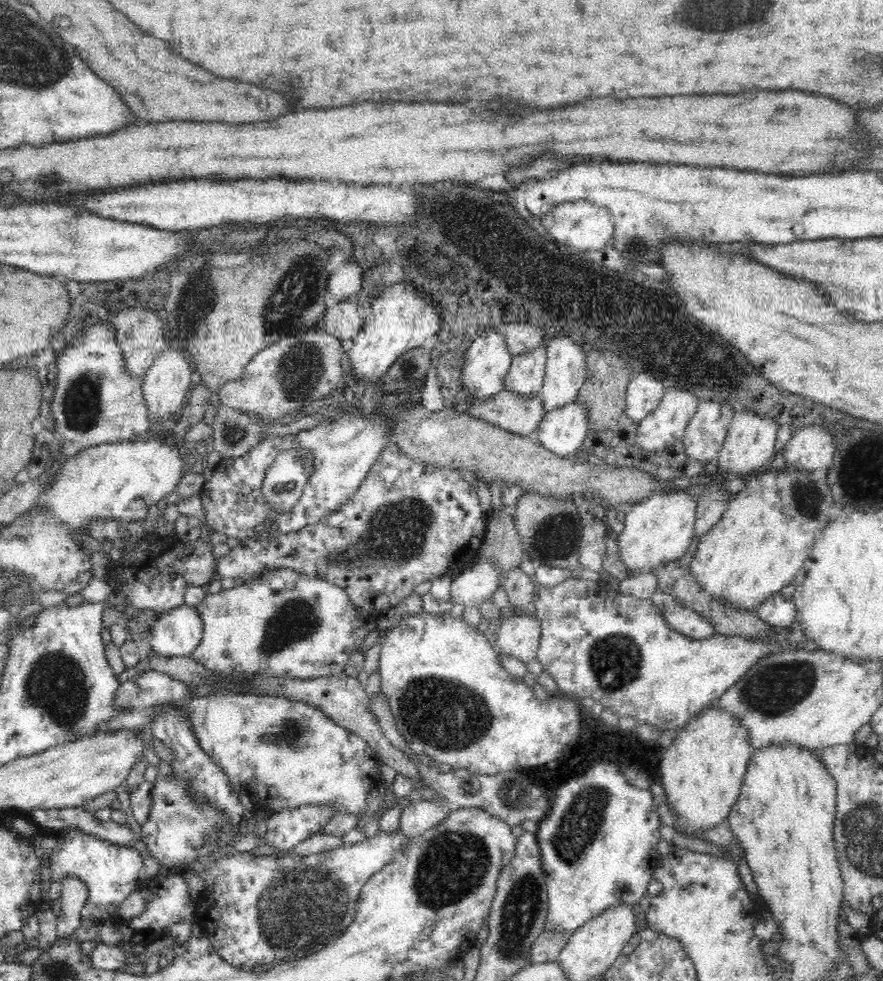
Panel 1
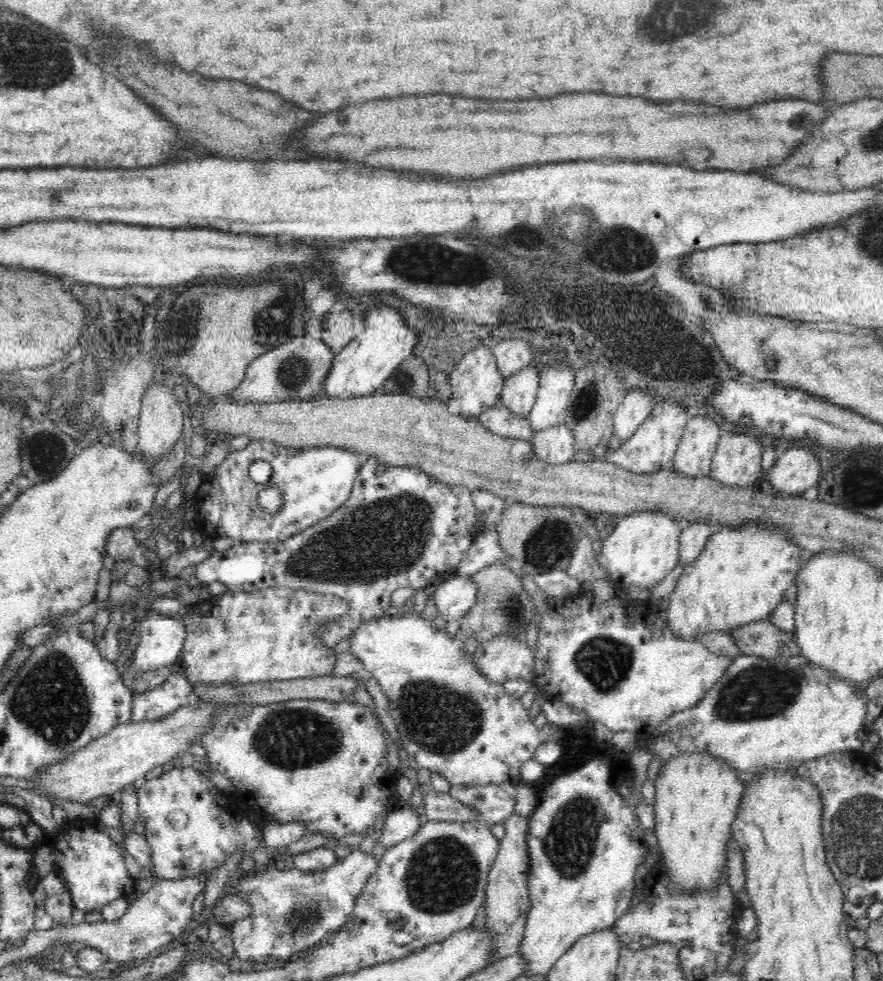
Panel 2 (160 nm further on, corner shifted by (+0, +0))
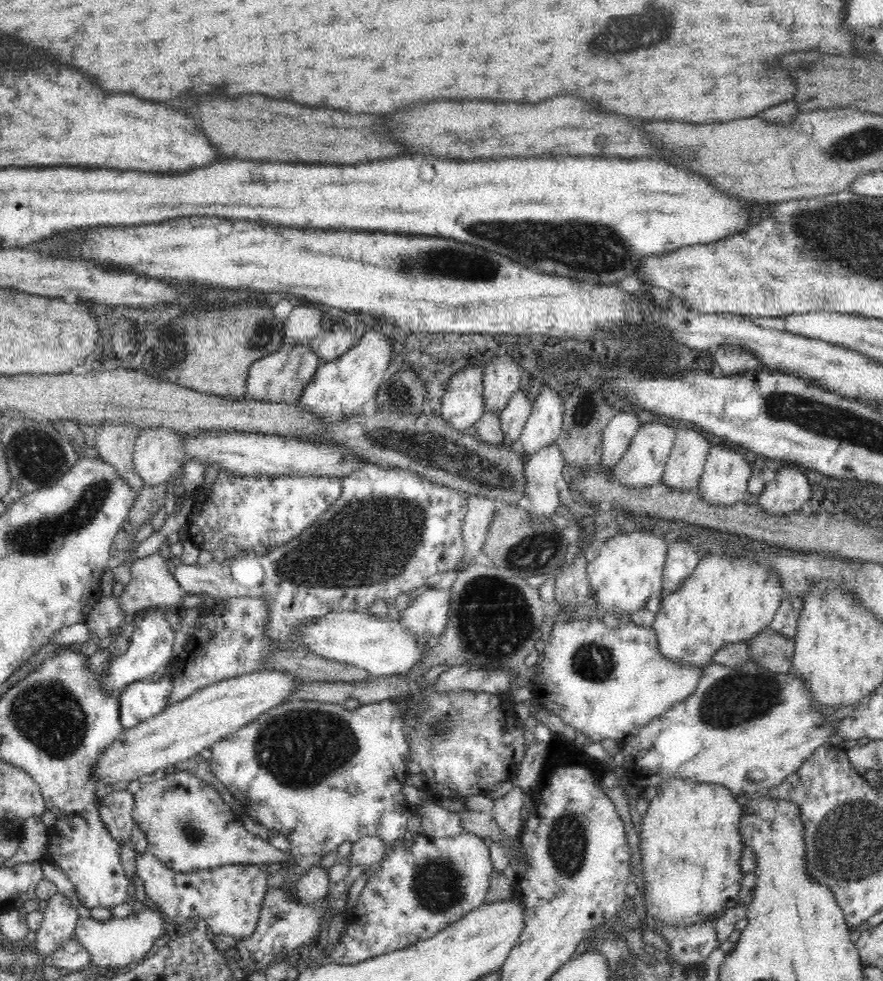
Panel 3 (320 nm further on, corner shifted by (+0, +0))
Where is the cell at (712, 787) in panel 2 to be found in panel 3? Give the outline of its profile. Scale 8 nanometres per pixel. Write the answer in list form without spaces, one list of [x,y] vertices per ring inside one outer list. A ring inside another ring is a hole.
[[[675,775],[666,778],[657,791],[658,795],[649,802],[639,832],[646,914],[654,921],[678,926],[719,918],[738,904],[742,890],[744,874],[739,869],[739,858],[744,847],[740,834],[743,806],[726,786],[714,782],[695,782]]]

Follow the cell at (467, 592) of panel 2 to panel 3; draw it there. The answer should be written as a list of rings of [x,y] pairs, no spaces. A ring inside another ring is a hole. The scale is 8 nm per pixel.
[[[429,588],[399,612],[399,620],[418,636],[440,636],[448,626],[452,604],[452,588]]]

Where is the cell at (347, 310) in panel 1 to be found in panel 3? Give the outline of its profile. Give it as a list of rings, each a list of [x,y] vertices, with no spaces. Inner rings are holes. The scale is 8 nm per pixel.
[[[338,320],[331,328],[330,332],[322,333],[309,344],[320,356],[322,362],[328,362],[346,354],[350,348],[354,347],[354,339],[357,337],[348,330],[342,320]]]

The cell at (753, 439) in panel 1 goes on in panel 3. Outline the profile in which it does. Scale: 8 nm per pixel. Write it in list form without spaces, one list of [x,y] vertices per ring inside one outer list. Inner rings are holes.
[[[712,445],[698,486],[704,501],[732,505],[744,500],[752,468],[740,450]]]

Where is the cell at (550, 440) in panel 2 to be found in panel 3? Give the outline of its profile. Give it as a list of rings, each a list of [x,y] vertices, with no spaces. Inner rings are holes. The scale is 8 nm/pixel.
[[[556,441],[536,449],[528,457],[526,470],[527,493],[530,503],[528,511],[534,519],[555,516],[559,505],[556,482],[562,478],[562,468],[567,466],[560,443]]]

